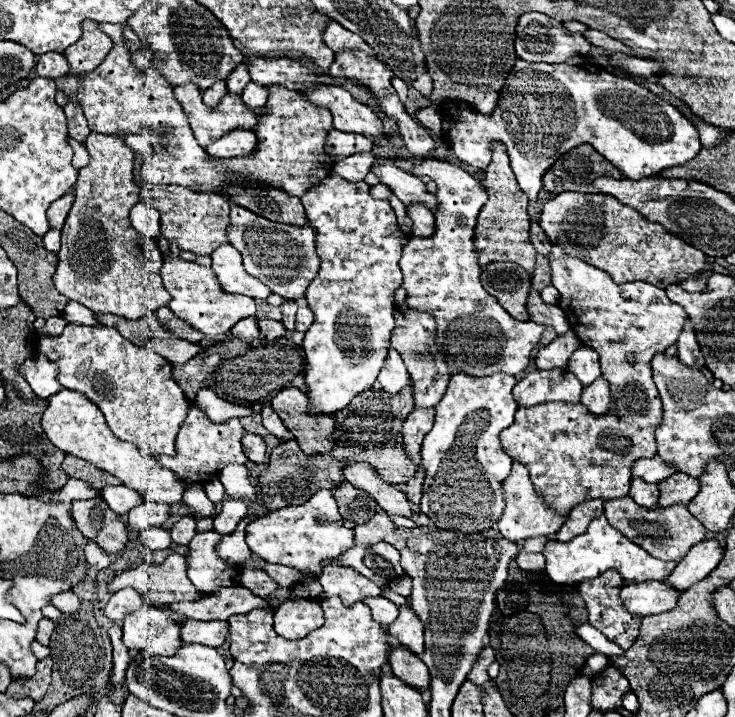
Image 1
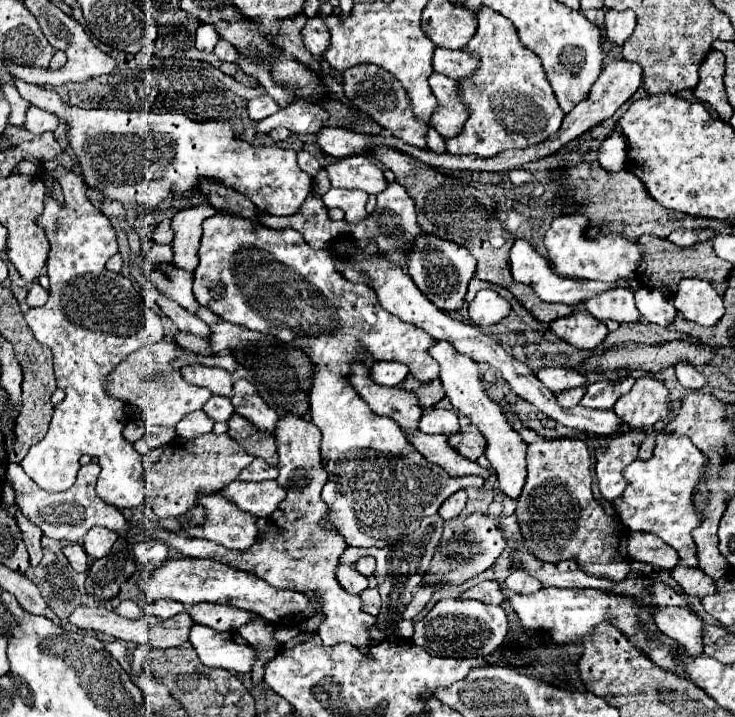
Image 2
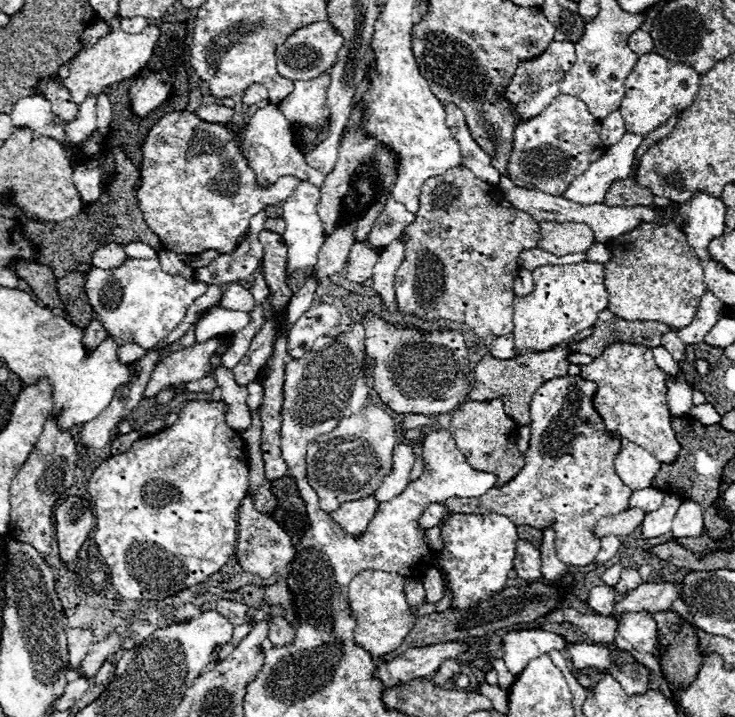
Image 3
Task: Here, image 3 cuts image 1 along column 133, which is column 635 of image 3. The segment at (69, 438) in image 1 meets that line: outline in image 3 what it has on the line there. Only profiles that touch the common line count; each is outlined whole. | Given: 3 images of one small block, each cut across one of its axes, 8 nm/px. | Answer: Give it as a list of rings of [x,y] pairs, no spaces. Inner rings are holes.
[[[618,432],[610,434],[620,440],[620,450],[614,458],[614,470],[618,472],[618,478],[622,478],[622,484],[632,490],[648,488],[662,462],[644,448],[638,448],[638,444],[630,444],[630,440],[626,440]]]

